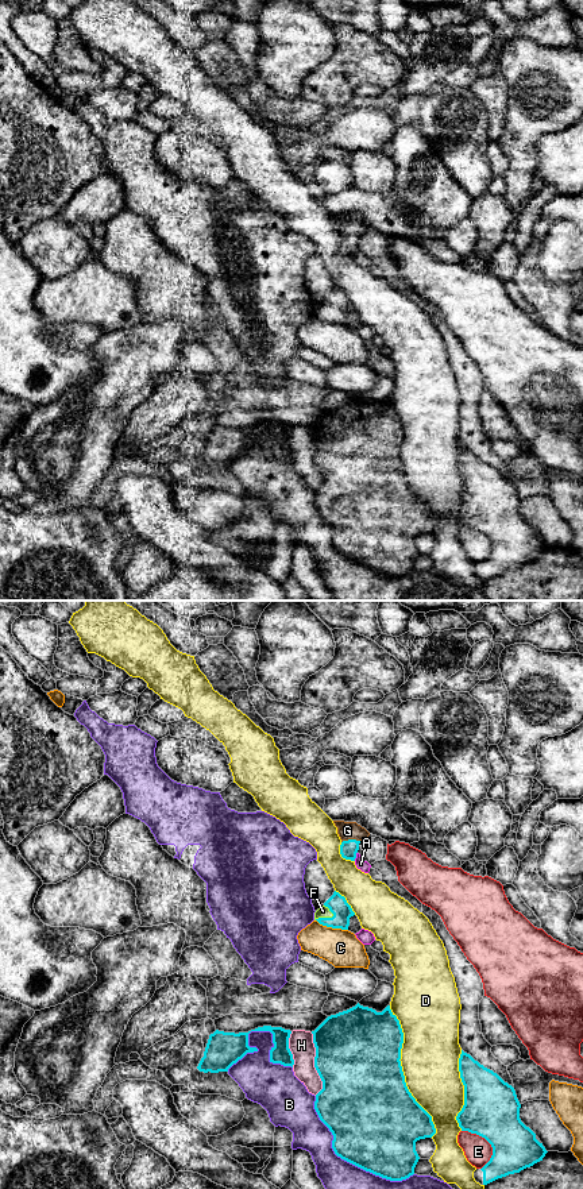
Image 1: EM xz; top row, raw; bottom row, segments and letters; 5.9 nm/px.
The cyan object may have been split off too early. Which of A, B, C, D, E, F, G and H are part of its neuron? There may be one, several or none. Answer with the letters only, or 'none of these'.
F, G

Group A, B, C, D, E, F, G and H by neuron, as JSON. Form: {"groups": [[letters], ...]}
{"groups": [["A"], ["B"], ["C"], ["D"], ["E"], ["F", "G"], ["H"]]}

